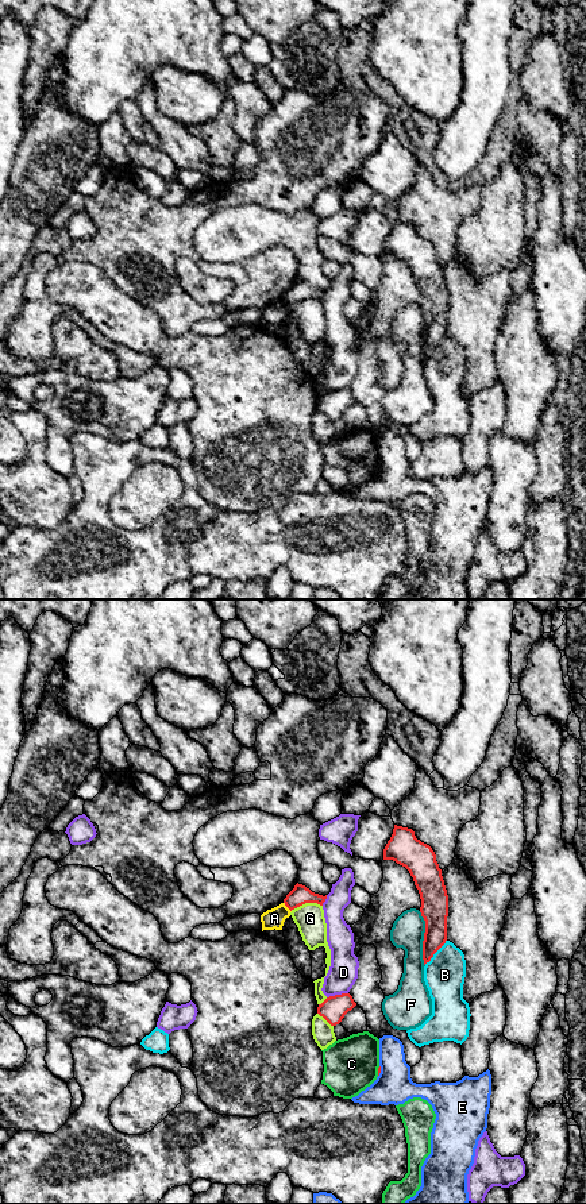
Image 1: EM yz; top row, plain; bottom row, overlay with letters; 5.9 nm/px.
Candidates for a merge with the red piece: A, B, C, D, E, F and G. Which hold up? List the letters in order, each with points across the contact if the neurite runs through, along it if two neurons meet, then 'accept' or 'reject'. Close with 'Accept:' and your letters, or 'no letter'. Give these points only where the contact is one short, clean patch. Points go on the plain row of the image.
A: border along yz (284, 297), (290, 307); reject
B: reject
C: reject
D: reject
E: reject
F: reject
G: reject
Accept: no letter

